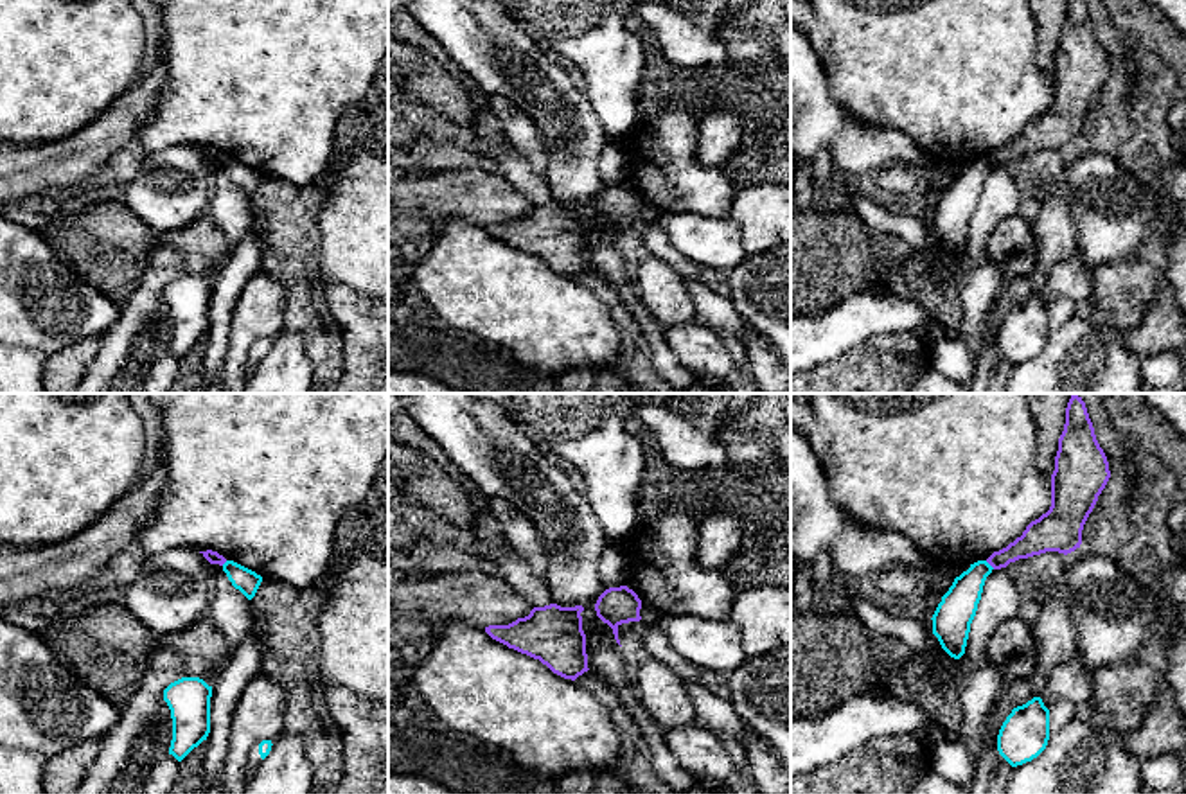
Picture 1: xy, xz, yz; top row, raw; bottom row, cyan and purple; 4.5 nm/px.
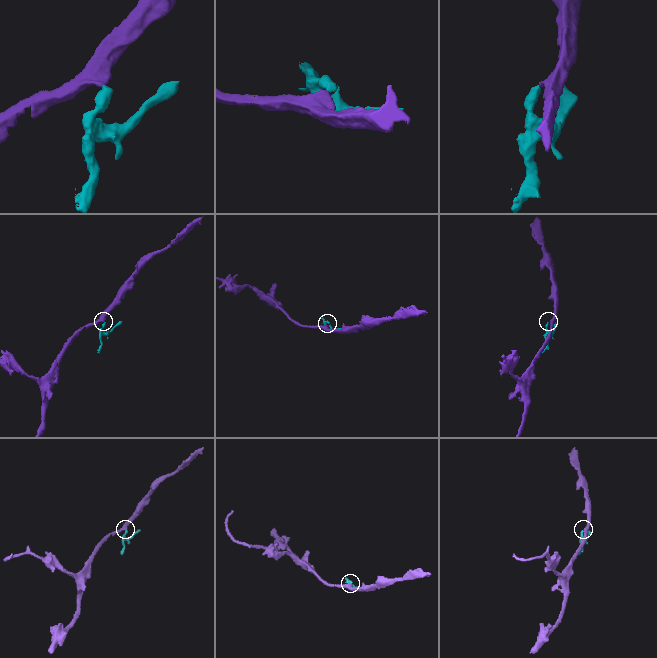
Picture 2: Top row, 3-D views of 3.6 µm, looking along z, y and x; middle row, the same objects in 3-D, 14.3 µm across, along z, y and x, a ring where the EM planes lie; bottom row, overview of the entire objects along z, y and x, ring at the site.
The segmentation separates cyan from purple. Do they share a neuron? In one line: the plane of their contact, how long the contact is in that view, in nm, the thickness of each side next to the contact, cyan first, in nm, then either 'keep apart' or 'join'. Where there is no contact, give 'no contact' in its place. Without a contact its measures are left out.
meets cyan in yz; contact 60 nm long; 170 nm thick on the cyan side, 140 nm on the other; keep apart

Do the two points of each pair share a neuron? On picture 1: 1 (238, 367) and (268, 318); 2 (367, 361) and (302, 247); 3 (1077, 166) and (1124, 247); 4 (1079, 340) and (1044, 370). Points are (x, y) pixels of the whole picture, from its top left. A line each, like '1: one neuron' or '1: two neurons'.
1: one neuron
2: two neurons
3: one neuron
4: one neuron

